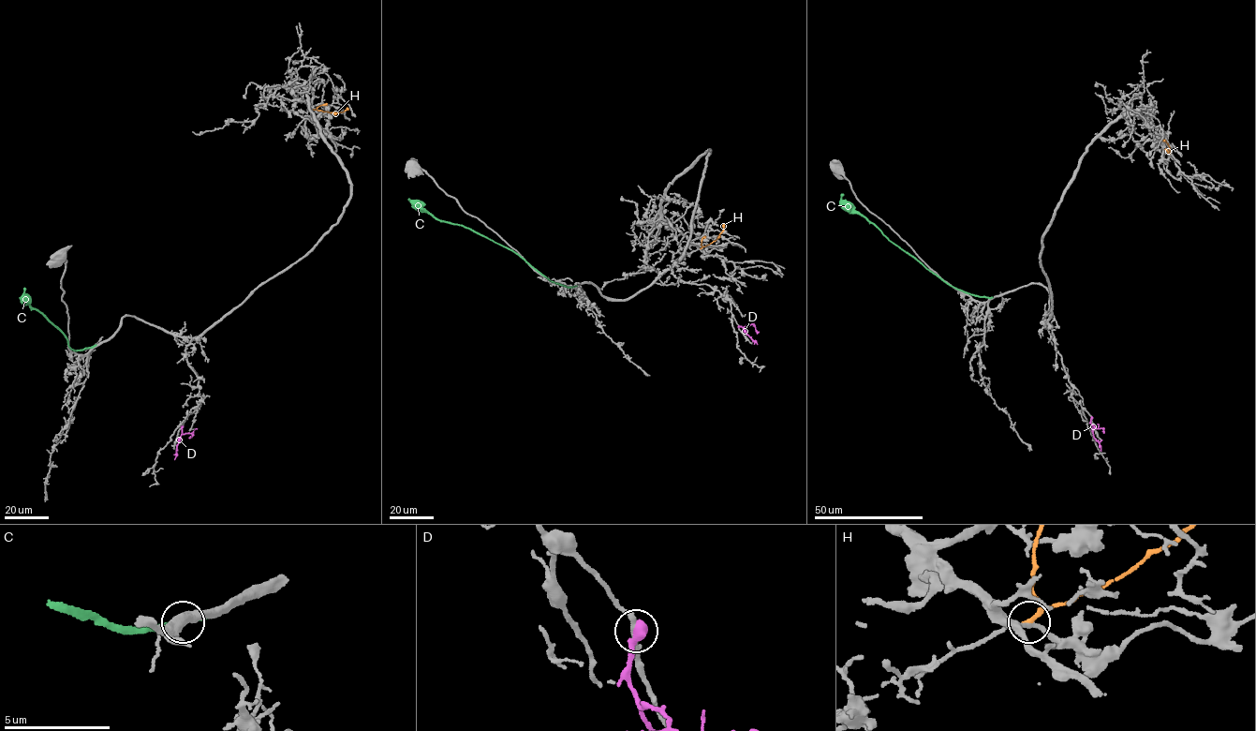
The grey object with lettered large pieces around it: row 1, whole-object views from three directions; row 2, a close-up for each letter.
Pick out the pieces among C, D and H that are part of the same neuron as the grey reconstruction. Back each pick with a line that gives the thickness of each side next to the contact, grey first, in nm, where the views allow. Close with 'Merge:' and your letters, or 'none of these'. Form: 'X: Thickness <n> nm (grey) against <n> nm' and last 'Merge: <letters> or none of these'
Merge: none of these

